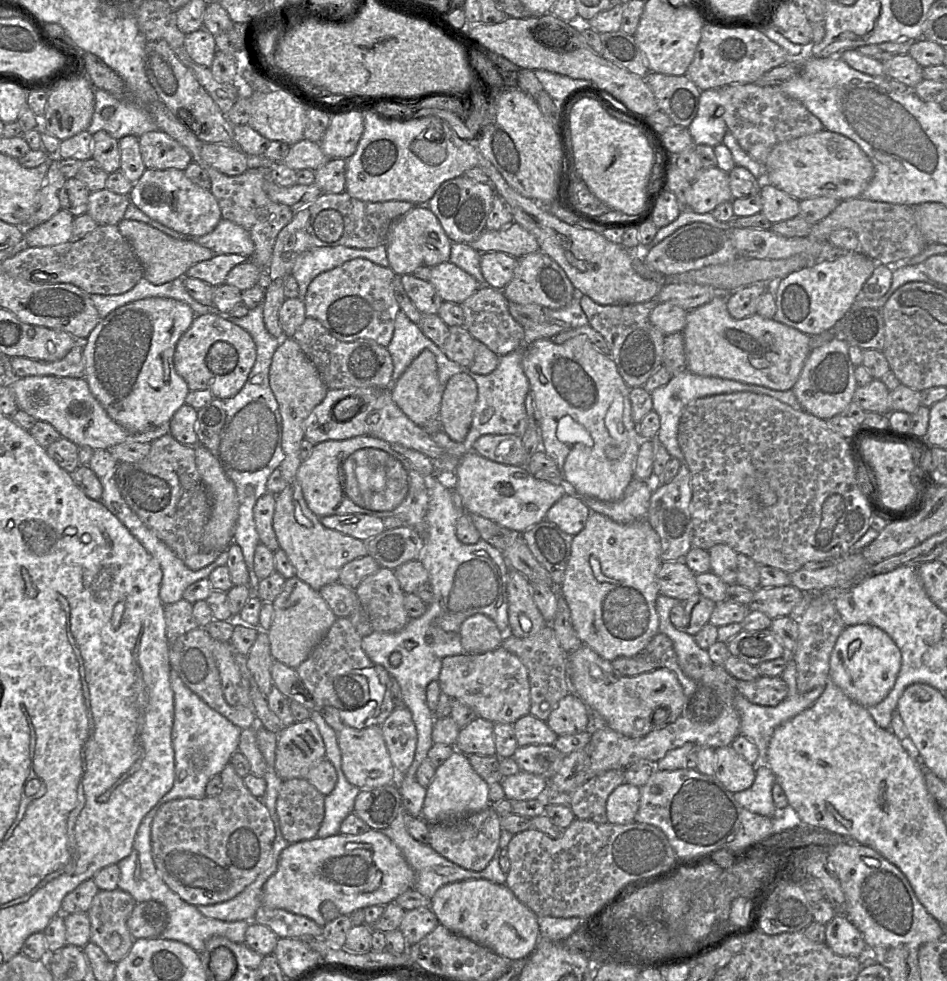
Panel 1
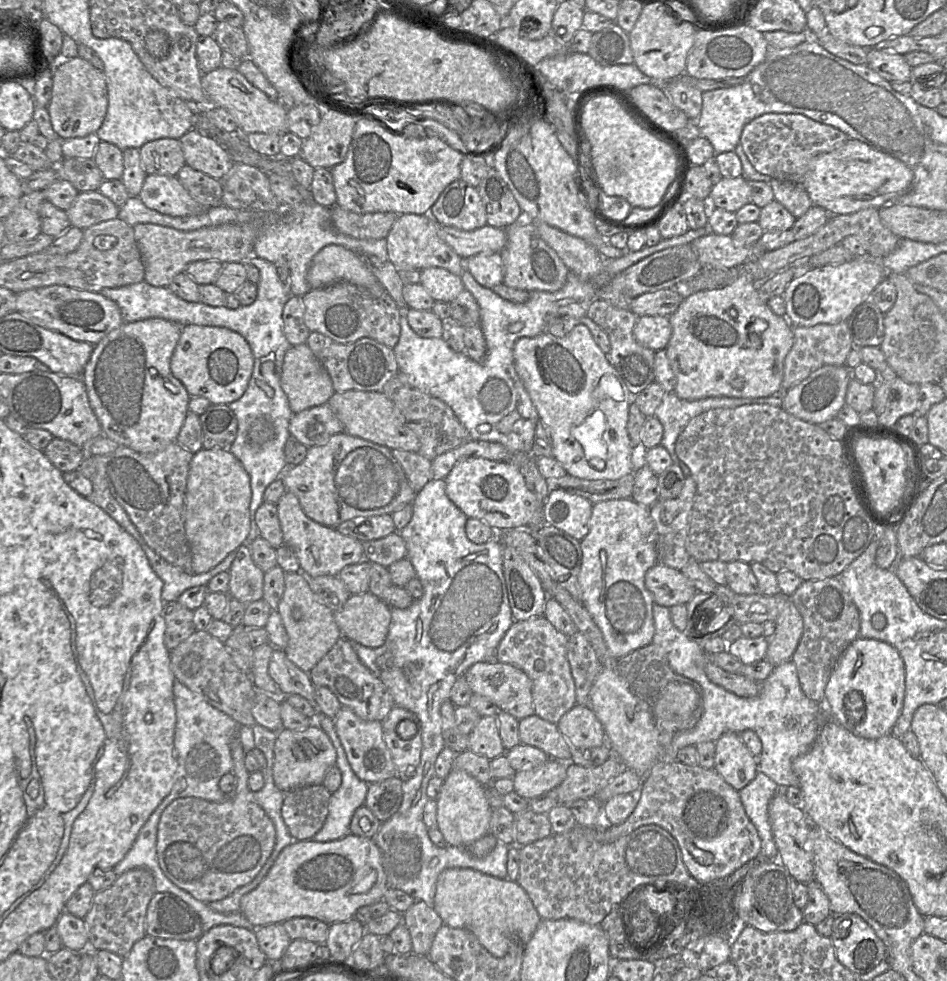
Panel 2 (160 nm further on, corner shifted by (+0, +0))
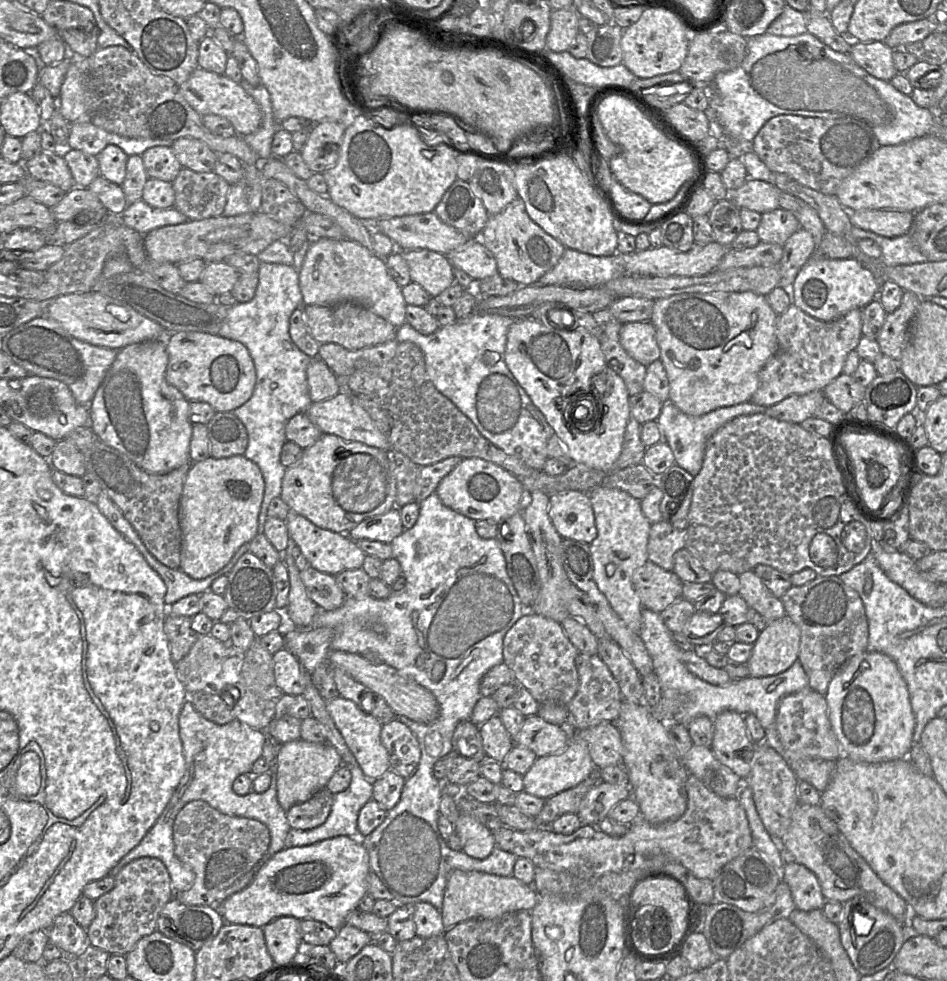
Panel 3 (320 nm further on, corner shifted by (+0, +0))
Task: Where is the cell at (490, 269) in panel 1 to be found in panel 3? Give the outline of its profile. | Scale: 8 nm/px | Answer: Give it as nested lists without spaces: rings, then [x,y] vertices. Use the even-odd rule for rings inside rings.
[[[469,238],[462,247],[448,254],[447,257],[454,268],[460,268],[473,279],[483,279],[497,273],[495,257],[480,238]]]

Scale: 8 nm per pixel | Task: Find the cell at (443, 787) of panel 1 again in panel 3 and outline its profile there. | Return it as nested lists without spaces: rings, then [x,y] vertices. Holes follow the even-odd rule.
[[[467,812],[459,813],[454,831],[462,843],[462,851],[476,859],[487,858],[496,847],[494,834]]]

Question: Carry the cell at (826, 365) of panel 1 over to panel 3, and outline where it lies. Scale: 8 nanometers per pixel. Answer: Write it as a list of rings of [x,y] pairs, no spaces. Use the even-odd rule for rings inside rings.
[[[821,390],[791,395],[768,407],[764,413],[781,421],[801,424],[804,420],[814,417],[816,410],[825,400],[827,399]]]

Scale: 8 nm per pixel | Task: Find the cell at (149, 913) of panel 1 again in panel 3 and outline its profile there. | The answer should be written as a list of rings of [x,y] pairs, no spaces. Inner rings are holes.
[[[173,897],[159,914],[157,930],[197,951],[212,941],[224,924],[217,906],[186,905]]]

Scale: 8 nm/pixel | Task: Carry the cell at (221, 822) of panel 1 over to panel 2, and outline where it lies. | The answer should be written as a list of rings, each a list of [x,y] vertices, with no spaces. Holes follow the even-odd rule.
[[[236,732],[231,737],[232,773],[236,778],[233,794],[224,802],[196,797],[175,799],[163,811],[157,830],[159,866],[175,885],[203,902],[221,900],[250,883],[271,855],[276,830],[265,811],[251,800],[250,773],[244,764],[245,750]]]

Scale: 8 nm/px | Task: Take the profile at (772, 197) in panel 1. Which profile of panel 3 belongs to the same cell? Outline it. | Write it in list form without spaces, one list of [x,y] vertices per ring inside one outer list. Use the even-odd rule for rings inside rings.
[[[781,207],[762,213],[757,233],[760,241],[784,246],[788,238],[801,228],[795,214]]]

